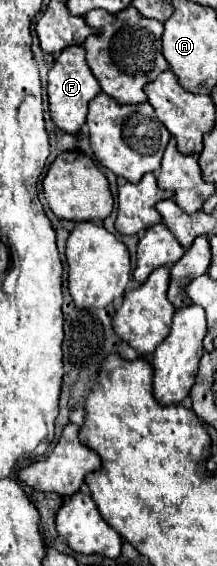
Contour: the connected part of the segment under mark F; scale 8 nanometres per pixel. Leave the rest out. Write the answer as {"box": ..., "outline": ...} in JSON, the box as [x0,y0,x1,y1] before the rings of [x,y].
{"box":[48,46,100,134],"outline":[[[70,46],[66,50],[62,50],[62,54],[56,58],[54,66],[48,72],[48,100],[50,100],[50,114],[54,124],[68,132],[68,134],[76,134],[80,130],[80,126],[86,122],[86,112],[88,112],[88,102],[92,98],[96,98],[96,94],[100,94],[100,84],[96,82],[88,62],[86,62],[86,54],[82,46]]]}

